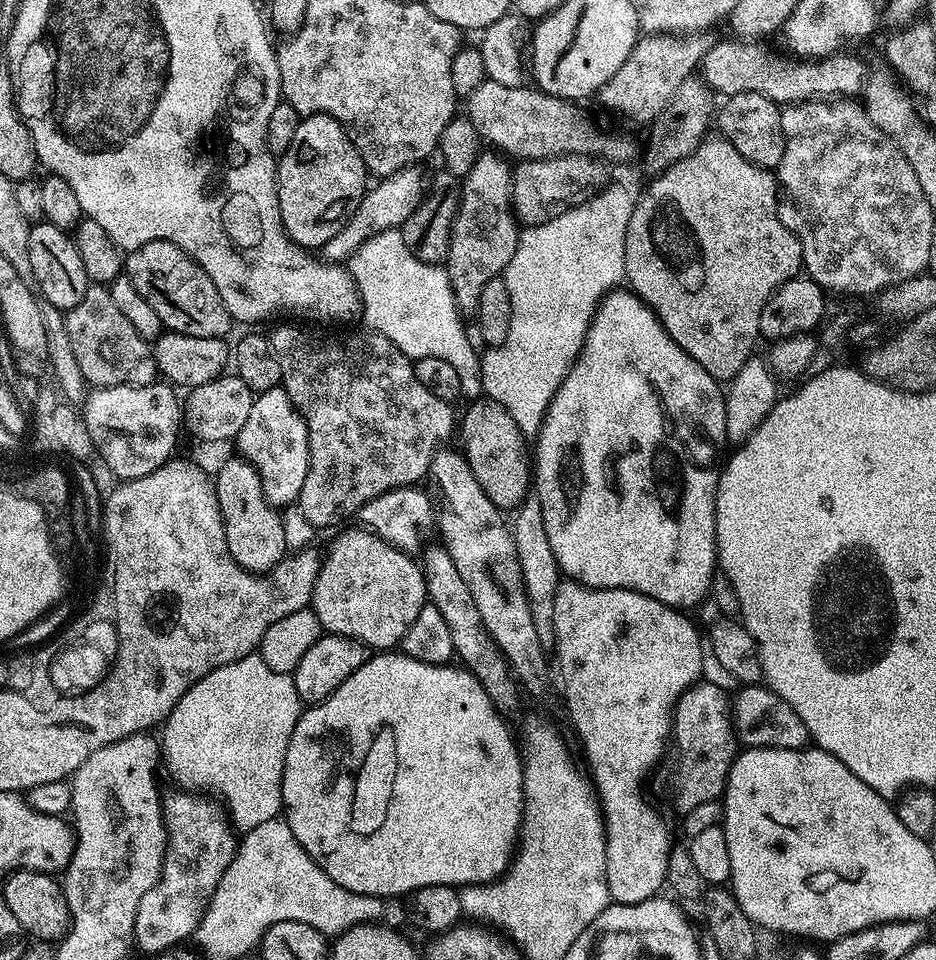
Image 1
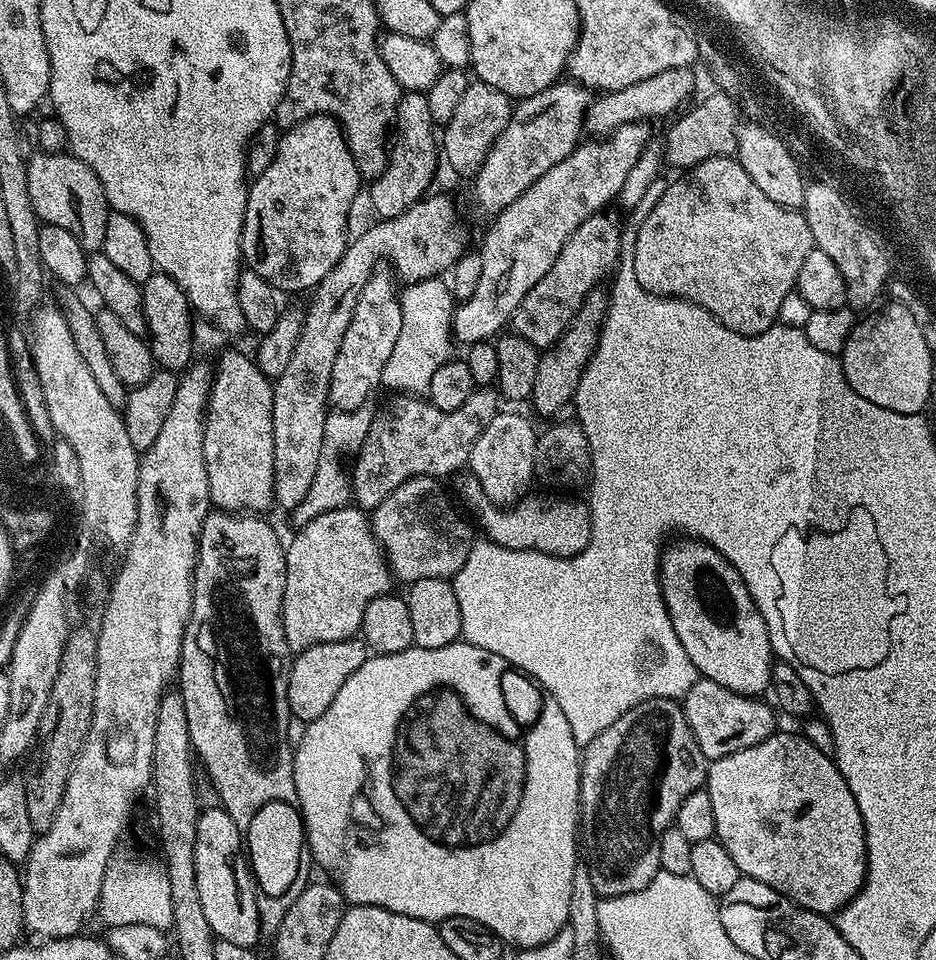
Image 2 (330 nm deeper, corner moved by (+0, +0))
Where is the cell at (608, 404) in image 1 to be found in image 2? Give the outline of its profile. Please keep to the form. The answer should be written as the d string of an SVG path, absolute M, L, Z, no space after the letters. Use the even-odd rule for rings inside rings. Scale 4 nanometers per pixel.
M677 540L680 540L677 544L669 543L663 549L660 558L660 593L664 595L664 605L670 614L674 634L678 634L681 653L703 679L718 682L718 686L726 686L726 690L734 690L743 696L763 697L772 683L774 653L768 627L750 590L746 590L746 582L742 582L738 570L734 570L734 566L726 562L718 550L703 540Z

